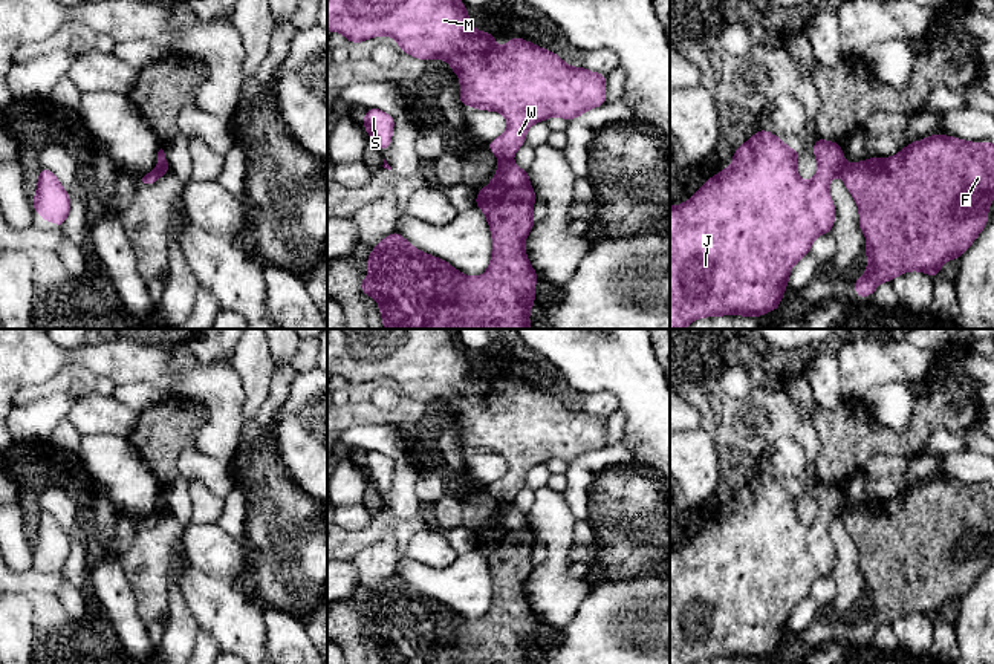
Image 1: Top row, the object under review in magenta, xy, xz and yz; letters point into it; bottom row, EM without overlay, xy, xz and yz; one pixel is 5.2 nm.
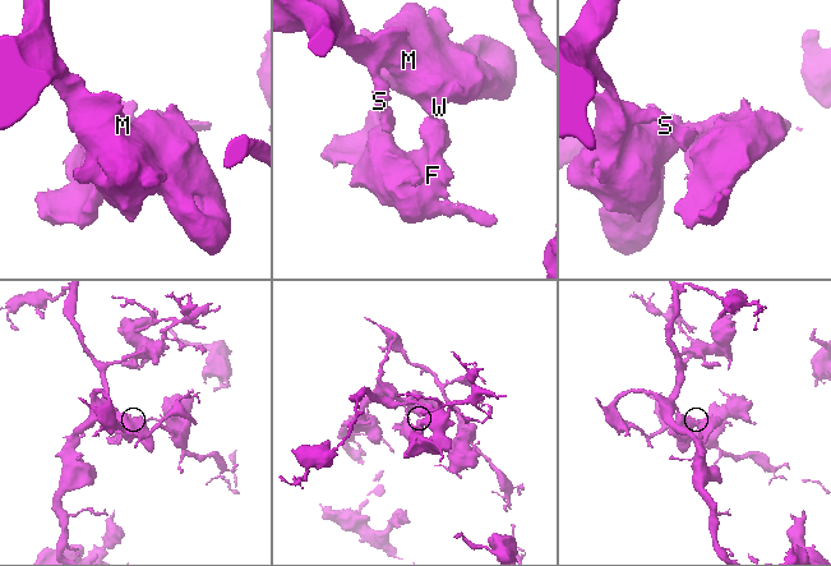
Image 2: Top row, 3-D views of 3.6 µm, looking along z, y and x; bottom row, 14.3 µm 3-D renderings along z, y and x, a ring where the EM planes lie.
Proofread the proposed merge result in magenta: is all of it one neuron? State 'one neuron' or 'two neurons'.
two neurons

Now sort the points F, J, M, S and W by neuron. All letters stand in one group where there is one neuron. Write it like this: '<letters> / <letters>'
F / J M S W

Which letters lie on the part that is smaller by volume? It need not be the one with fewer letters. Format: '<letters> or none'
F

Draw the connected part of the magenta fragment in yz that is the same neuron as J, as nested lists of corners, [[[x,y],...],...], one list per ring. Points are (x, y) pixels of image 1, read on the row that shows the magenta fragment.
[[[758,130],[736,150],[729,168],[710,177],[690,200],[670,207],[670,329],[685,329],[702,317],[758,318],[778,309],[792,266],[810,252],[820,234],[832,231],[835,222],[829,184],[846,164],[844,153],[838,142],[817,138],[814,155],[818,170],[810,182],[804,182],[797,170],[800,148],[794,151],[771,132]]]

